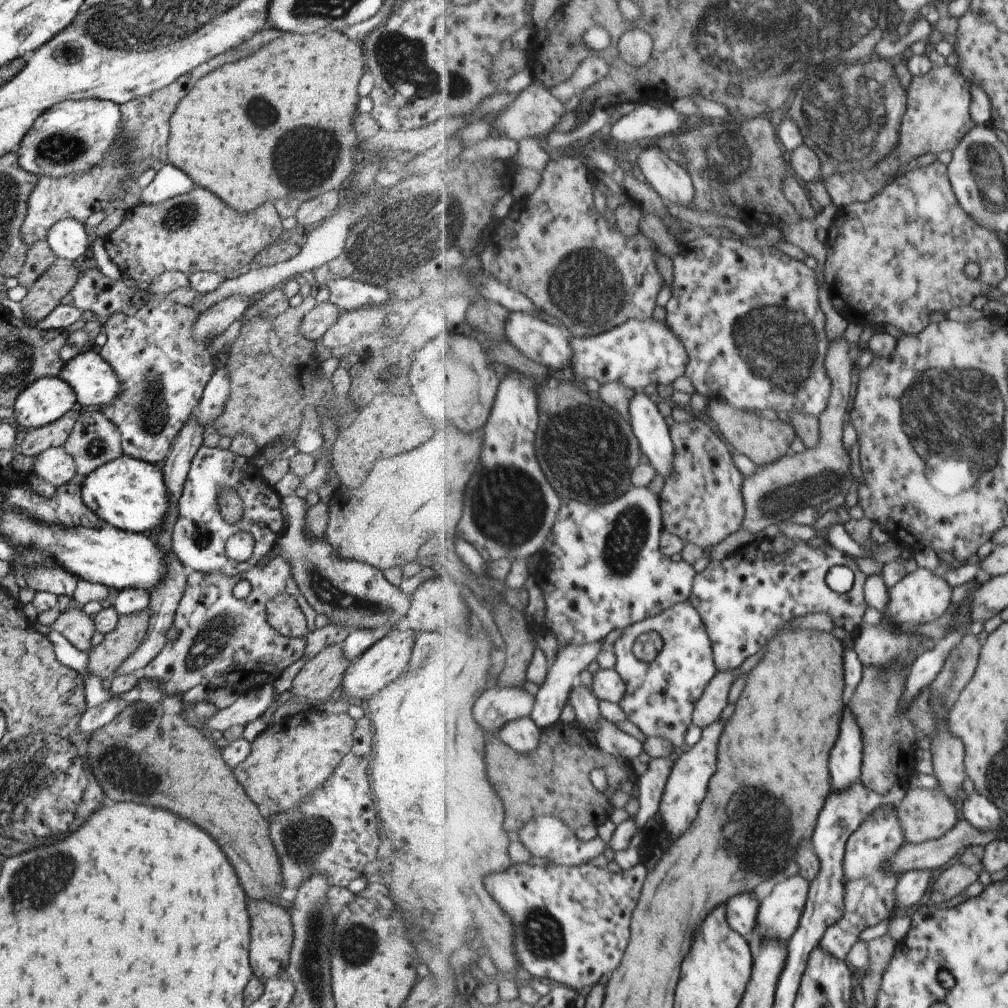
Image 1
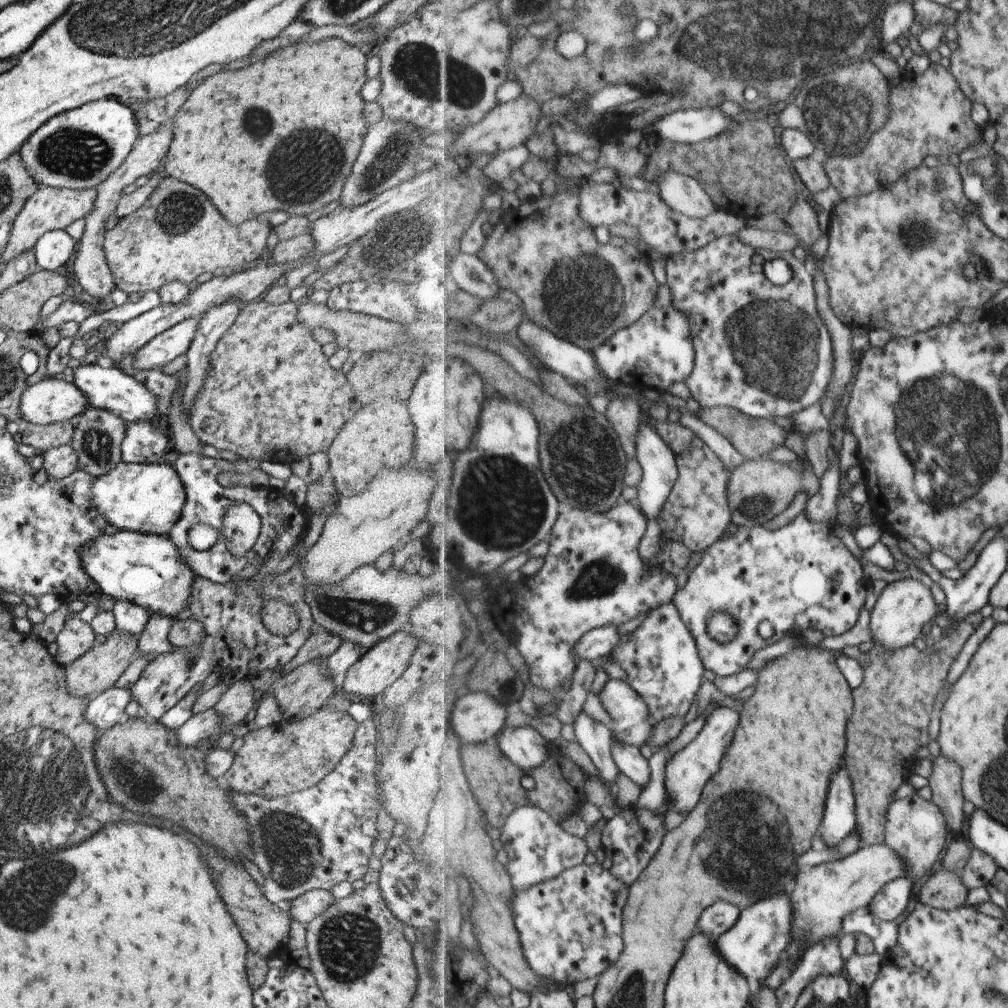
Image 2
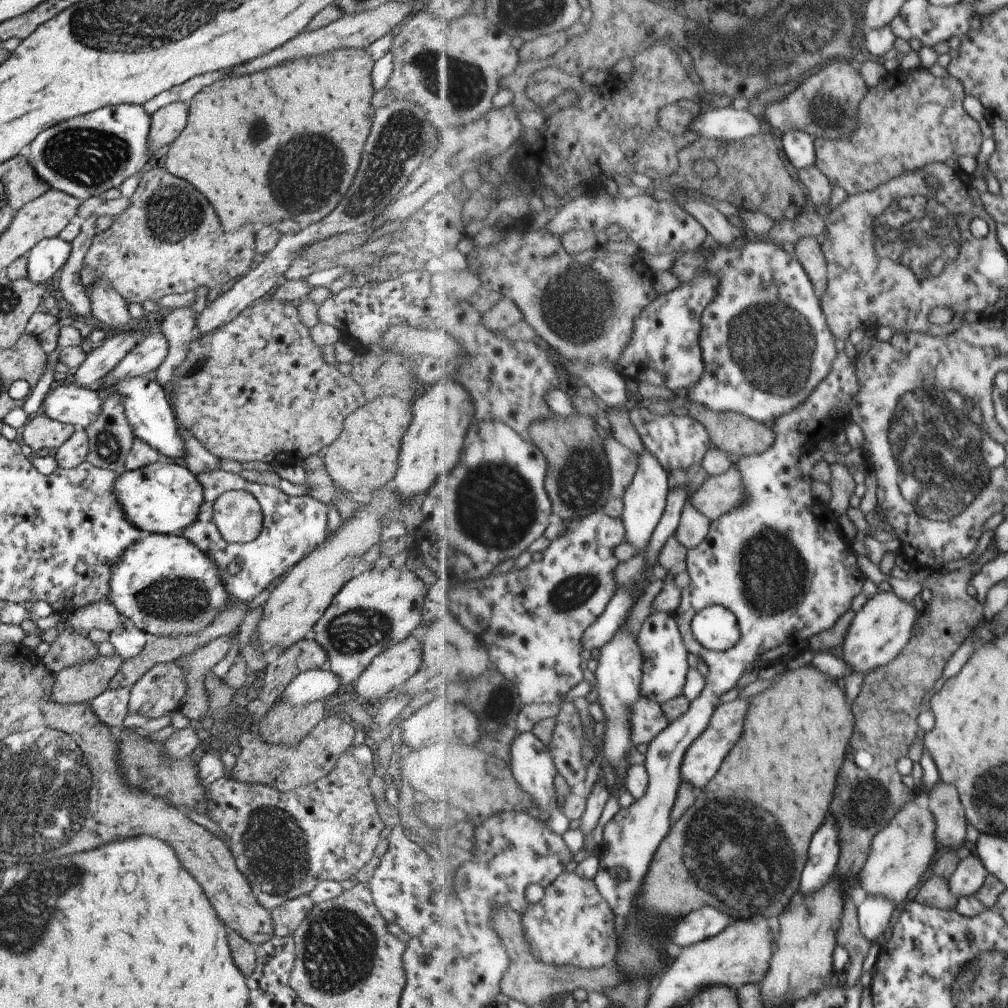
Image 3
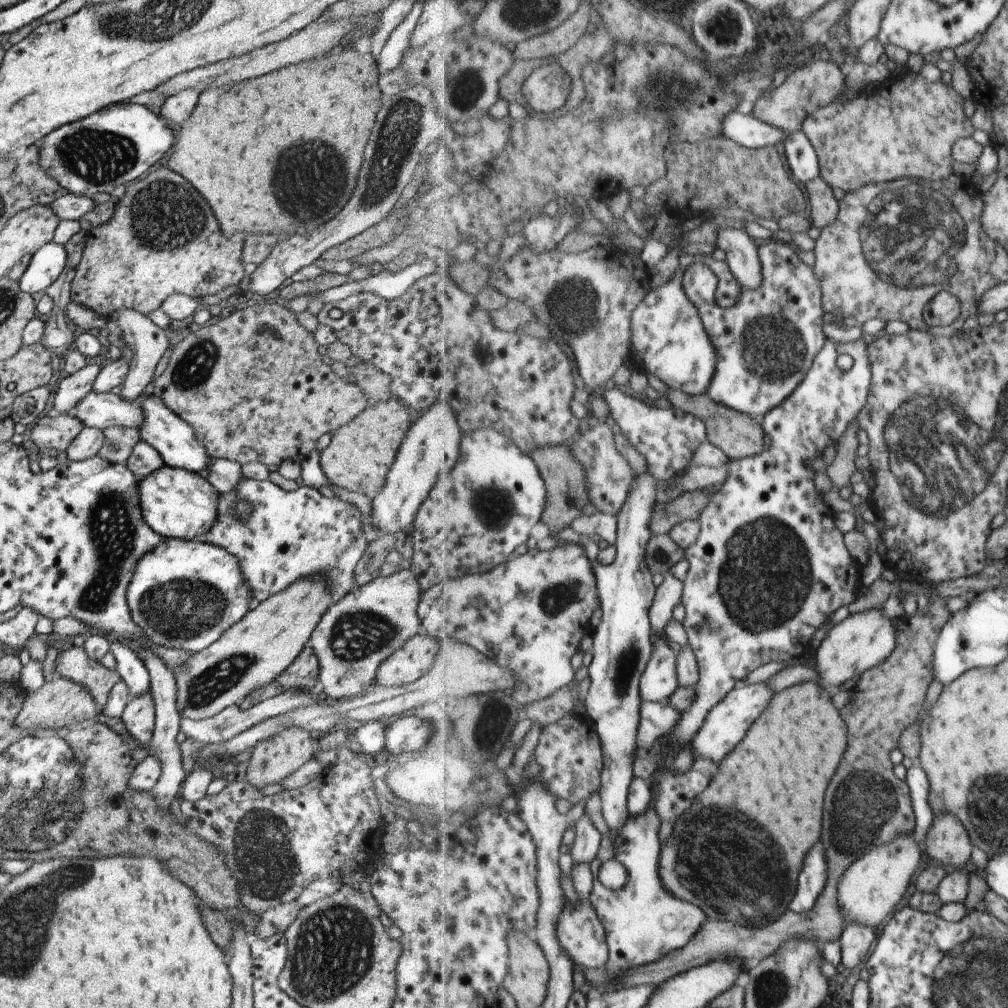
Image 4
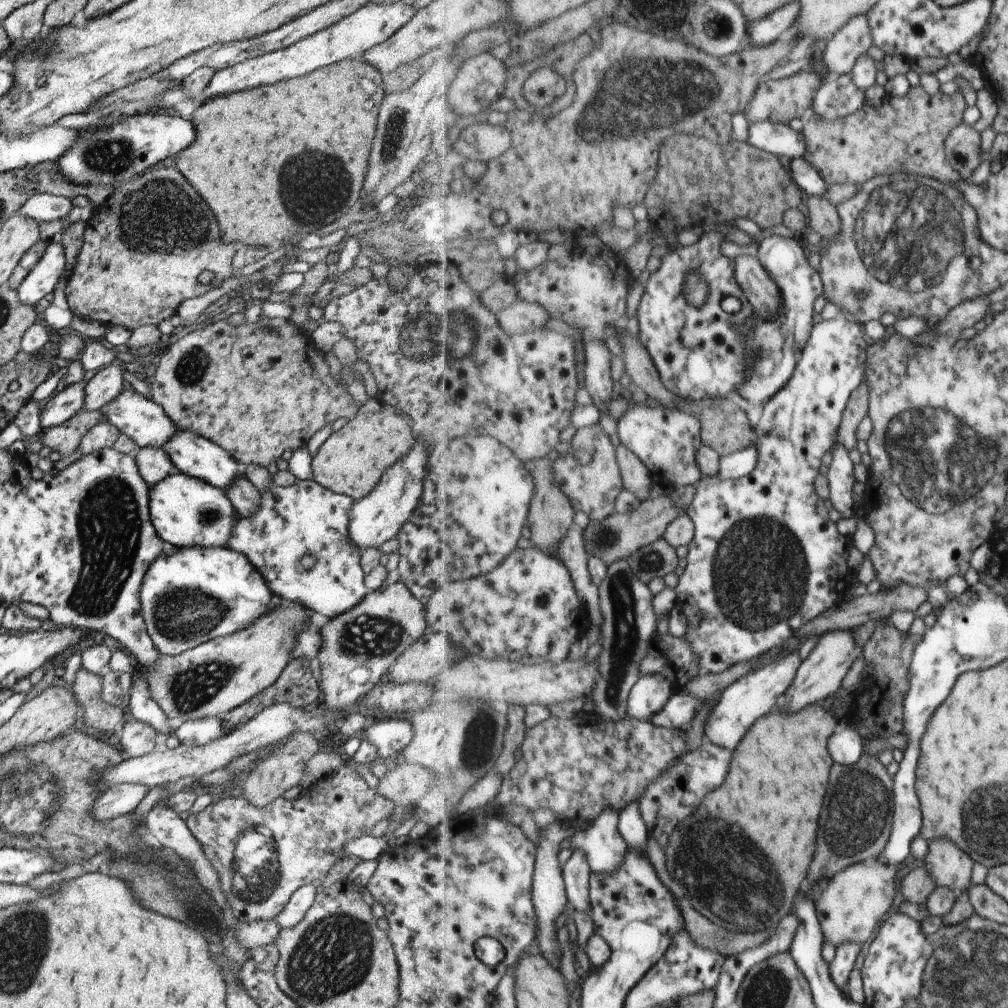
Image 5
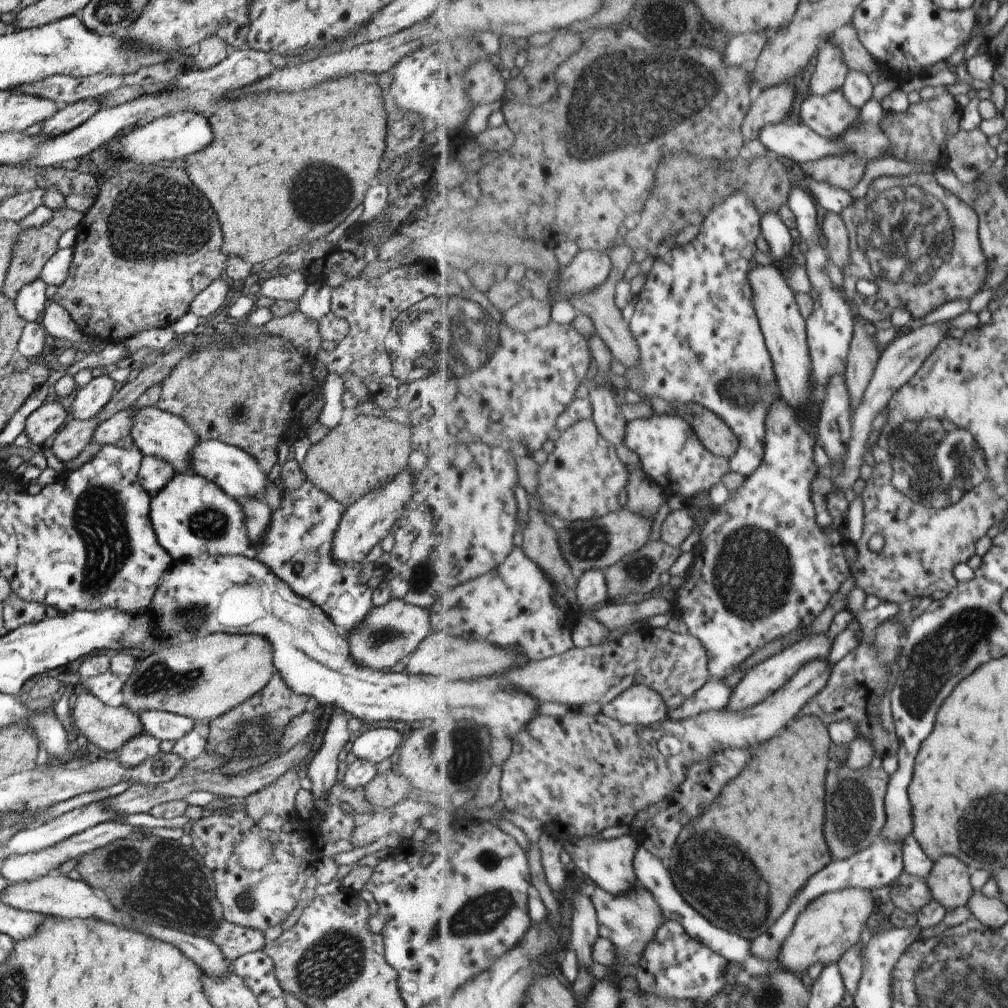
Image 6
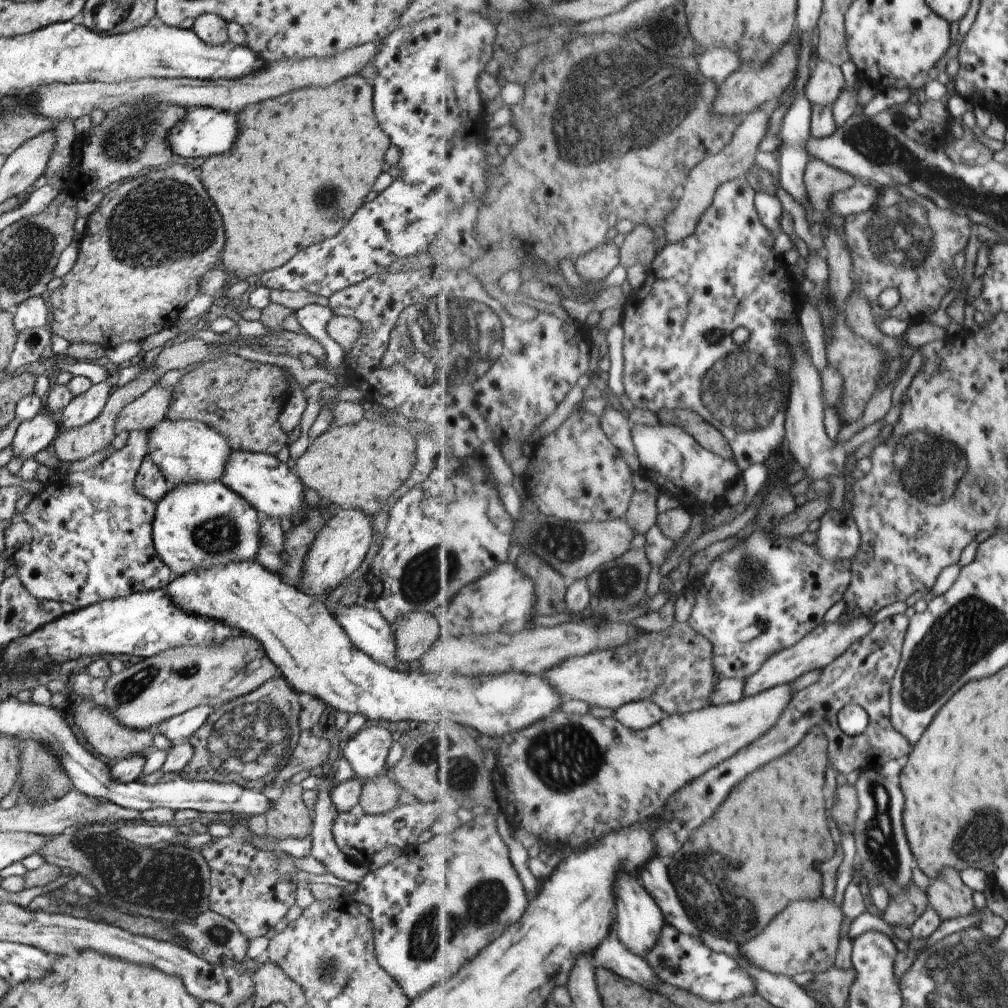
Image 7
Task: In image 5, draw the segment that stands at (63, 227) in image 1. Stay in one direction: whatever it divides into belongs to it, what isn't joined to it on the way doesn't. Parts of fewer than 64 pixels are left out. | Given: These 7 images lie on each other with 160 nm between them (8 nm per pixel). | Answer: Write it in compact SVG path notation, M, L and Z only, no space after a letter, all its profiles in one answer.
M49 243L42 258L18 286L16 291L19 301L22 304L38 308L38 301L49 292L54 292L64 271L64 247L61 243Z

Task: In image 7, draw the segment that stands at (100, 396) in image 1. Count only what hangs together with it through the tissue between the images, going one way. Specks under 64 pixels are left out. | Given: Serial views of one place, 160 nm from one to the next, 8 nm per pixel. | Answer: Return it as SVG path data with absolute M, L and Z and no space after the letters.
M232 451L223 470L220 482L244 497L260 514L275 519L287 516L293 522L298 518L304 520L307 506L303 493L304 484L296 471L292 472L289 466L280 462L277 457L266 453Z

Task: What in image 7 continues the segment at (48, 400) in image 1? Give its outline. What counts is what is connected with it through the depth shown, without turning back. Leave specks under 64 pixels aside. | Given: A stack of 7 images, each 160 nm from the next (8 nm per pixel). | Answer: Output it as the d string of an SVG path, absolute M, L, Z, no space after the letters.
M196 419L161 420L147 430L148 458L154 461L170 486L193 482L220 481L223 468L231 458L231 446L227 440L207 424Z

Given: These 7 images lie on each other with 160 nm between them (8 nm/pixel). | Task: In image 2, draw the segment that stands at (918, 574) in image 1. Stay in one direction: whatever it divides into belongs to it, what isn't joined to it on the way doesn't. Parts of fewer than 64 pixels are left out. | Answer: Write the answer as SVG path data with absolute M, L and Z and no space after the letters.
M908 577L888 584L871 612L871 632L876 645L888 649L906 648L923 637L924 626L935 622L939 624L944 615L939 615L940 606L930 586L922 580Z

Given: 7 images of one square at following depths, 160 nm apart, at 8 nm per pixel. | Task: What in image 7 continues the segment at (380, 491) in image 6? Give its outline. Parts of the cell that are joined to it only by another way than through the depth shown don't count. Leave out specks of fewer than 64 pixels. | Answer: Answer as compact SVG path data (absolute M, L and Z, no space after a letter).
M336 508L331 519L322 527L308 551L301 582L298 584L302 592L314 596L318 594L328 596L346 578L356 572L372 544L374 517L358 509Z

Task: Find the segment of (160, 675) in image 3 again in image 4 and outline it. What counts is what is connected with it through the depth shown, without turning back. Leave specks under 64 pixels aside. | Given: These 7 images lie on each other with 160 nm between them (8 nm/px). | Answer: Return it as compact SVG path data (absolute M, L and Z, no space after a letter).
M151 690L132 698L121 718L128 732L140 742L140 747L150 742L155 727L155 704Z

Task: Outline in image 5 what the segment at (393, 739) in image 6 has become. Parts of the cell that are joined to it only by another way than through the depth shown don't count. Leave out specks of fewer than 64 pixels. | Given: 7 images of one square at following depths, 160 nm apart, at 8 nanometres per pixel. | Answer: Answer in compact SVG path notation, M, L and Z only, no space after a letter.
M387 718L375 721L359 734L368 739L376 748L379 760L385 760L404 750L413 737L413 726L402 718Z

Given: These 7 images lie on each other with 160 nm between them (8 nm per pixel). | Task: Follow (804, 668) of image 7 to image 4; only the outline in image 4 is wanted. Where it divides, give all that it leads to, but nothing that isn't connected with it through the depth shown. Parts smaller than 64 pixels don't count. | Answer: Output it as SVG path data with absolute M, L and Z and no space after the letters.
M763 683L755 685L742 684L734 689L726 699L712 710L704 728L693 740L693 753L697 760L708 759L720 764L726 759L728 754L734 752L734 748L746 738L748 730L764 714L764 710L770 706L772 696L775 694L769 686Z

